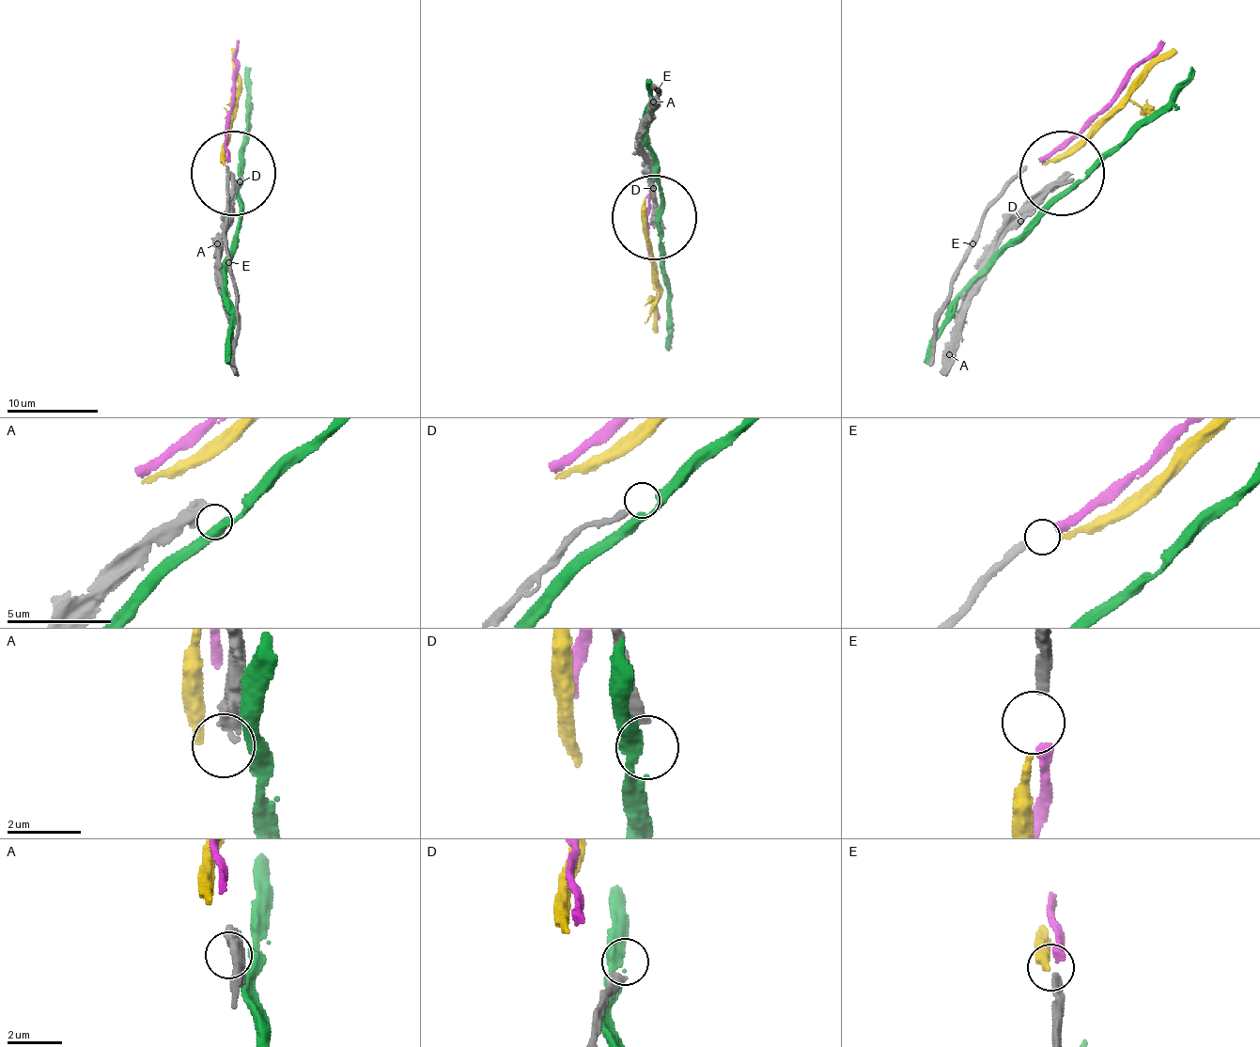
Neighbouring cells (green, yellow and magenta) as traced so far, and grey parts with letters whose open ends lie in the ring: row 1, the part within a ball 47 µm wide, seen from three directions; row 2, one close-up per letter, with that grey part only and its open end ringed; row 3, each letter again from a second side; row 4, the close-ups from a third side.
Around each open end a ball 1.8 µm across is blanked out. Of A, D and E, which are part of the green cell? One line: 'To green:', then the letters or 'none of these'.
To green: none of these

